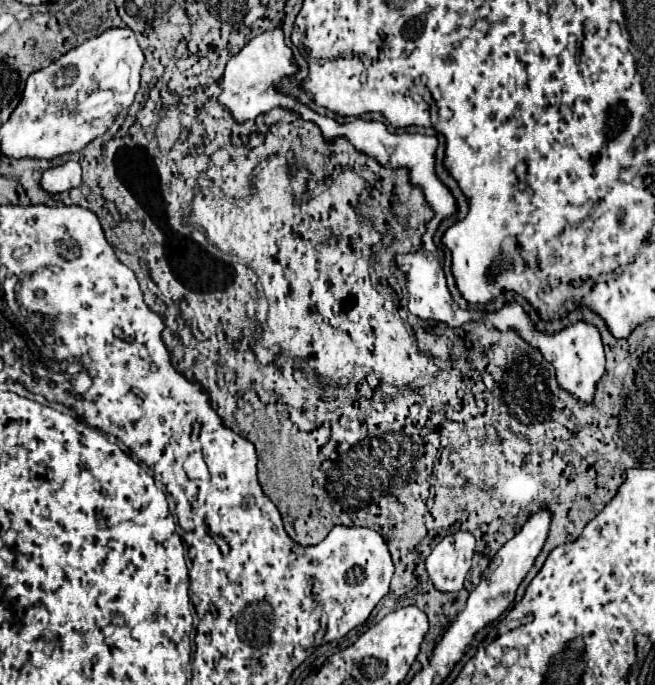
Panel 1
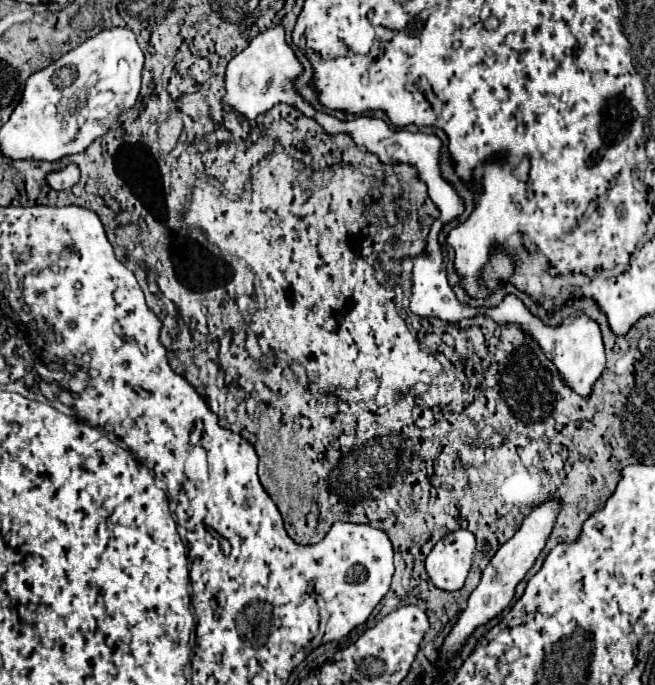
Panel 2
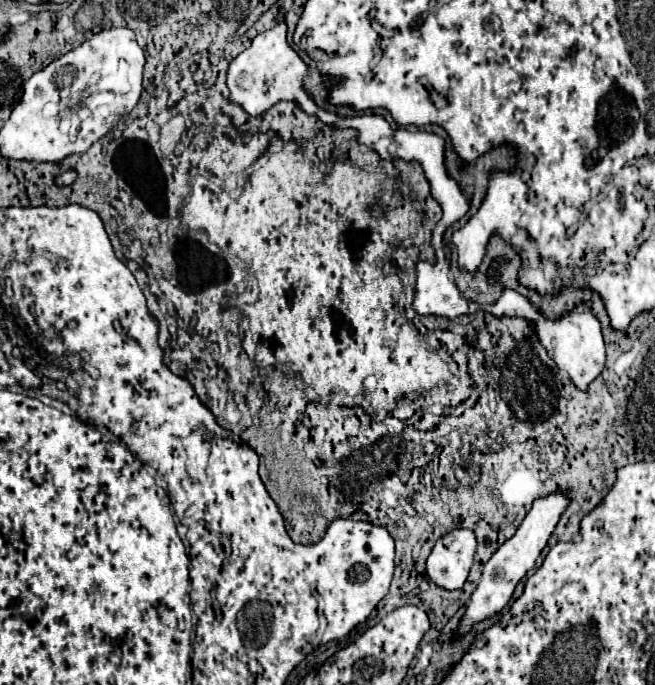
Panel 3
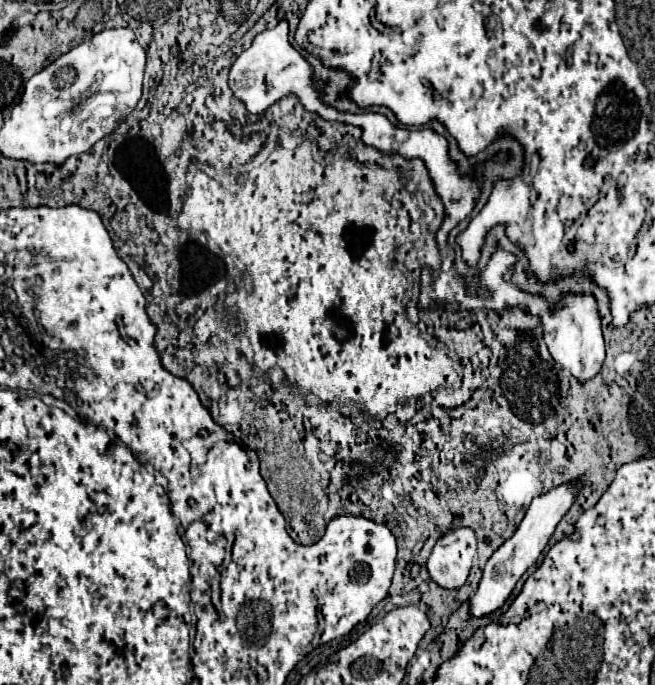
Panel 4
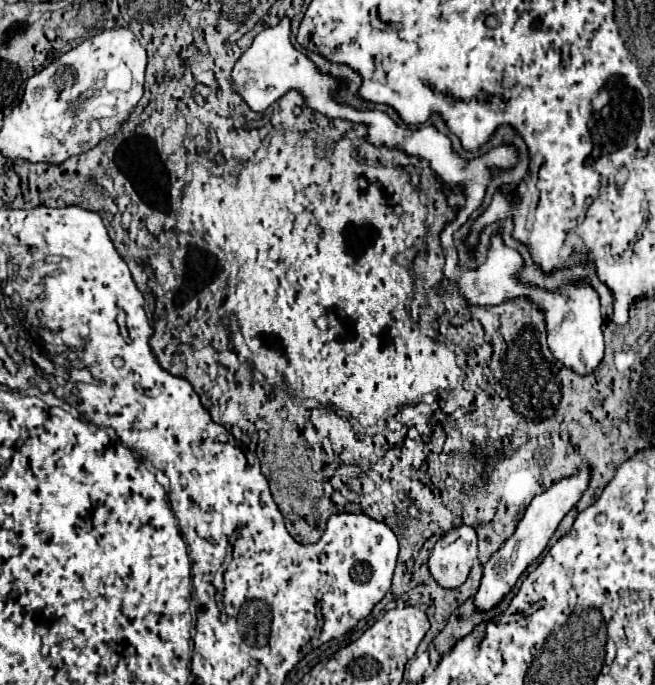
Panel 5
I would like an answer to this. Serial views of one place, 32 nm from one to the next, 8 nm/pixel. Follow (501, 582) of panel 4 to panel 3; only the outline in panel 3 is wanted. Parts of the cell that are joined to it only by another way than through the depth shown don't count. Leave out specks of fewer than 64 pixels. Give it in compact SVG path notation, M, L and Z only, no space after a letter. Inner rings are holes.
M560 492L550 494L550 496L540 498L540 500L534 502L532 510L526 514L526 518L524 518L524 522L520 524L518 532L516 532L510 540L506 540L506 542L496 550L496 554L488 560L488 564L484 566L484 570L482 570L482 580L480 580L478 588L472 592L472 596L470 596L470 600L468 600L468 604L466 604L466 612L464 612L464 616L462 616L462 620L460 620L460 626L458 626L458 630L454 632L454 640L458 640L458 638L462 638L464 634L468 634L474 624L478 624L478 622L482 622L482 620L492 618L494 614L498 614L498 612L510 602L516 584L518 584L518 582L526 576L526 572L536 564L536 558L538 558L540 552L544 550L550 534L554 532L554 528L556 528L556 524L558 524L558 520L560 520L560 514L566 510L568 502L570 502L570 500L568 500L564 494L560 494Z

